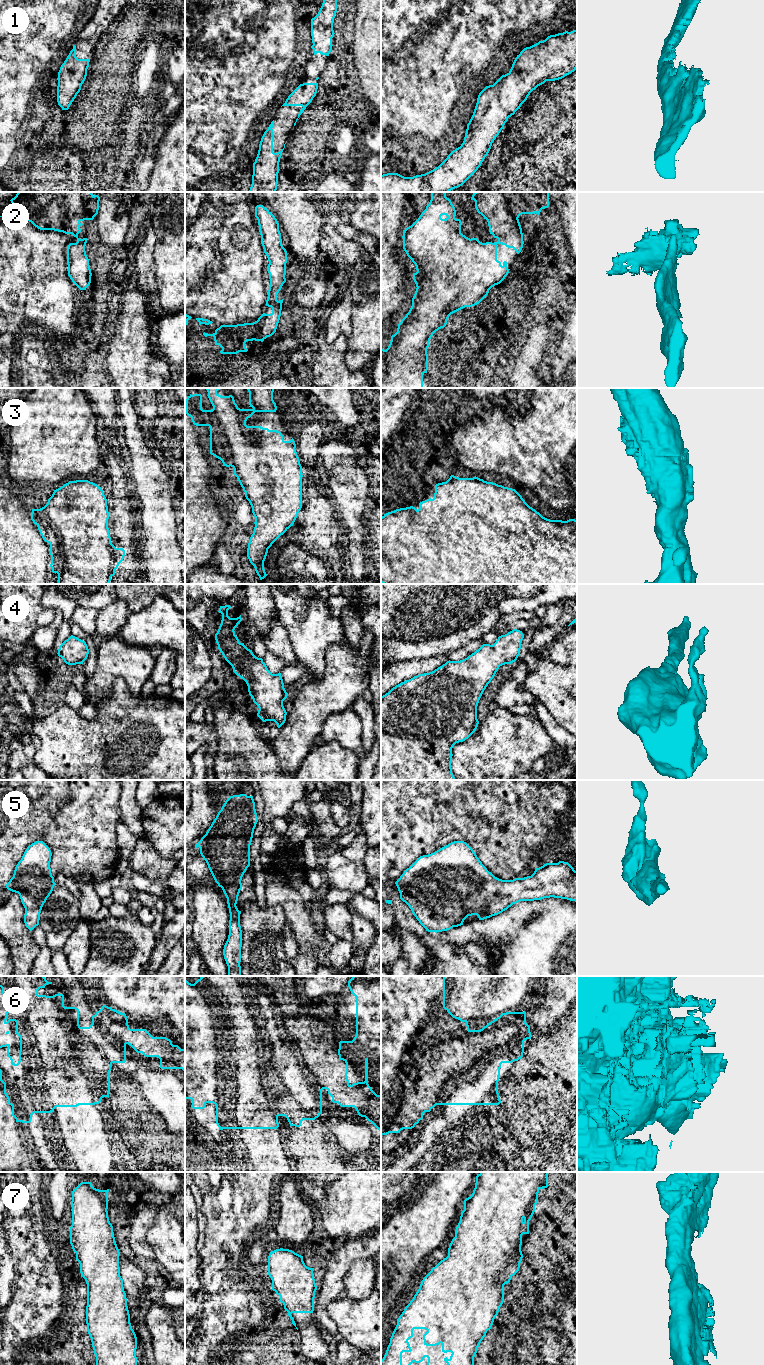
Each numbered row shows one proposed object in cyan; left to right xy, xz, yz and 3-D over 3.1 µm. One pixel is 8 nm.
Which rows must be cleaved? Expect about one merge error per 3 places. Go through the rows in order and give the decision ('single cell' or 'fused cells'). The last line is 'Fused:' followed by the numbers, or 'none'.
1: single cell
2: single cell
3: single cell
4: single cell
5: single cell
6: fused cells
7: single cell
Fused: 6

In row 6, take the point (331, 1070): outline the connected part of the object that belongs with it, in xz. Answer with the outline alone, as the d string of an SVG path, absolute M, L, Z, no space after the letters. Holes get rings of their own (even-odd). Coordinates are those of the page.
M338 996L320 1009L312 1019L312 1034L308 1037L312 1044L309 1051L316 1069L317 1110L315 1118L322 1113L322 1090L327 1089L333 1103L341 1107L354 1107L359 1116L365 1117L381 1132L381 1095L377 1095L368 1084L368 1058L365 1059L365 1081L349 1084L348 1062L341 1057L340 1026L338 1023Z

